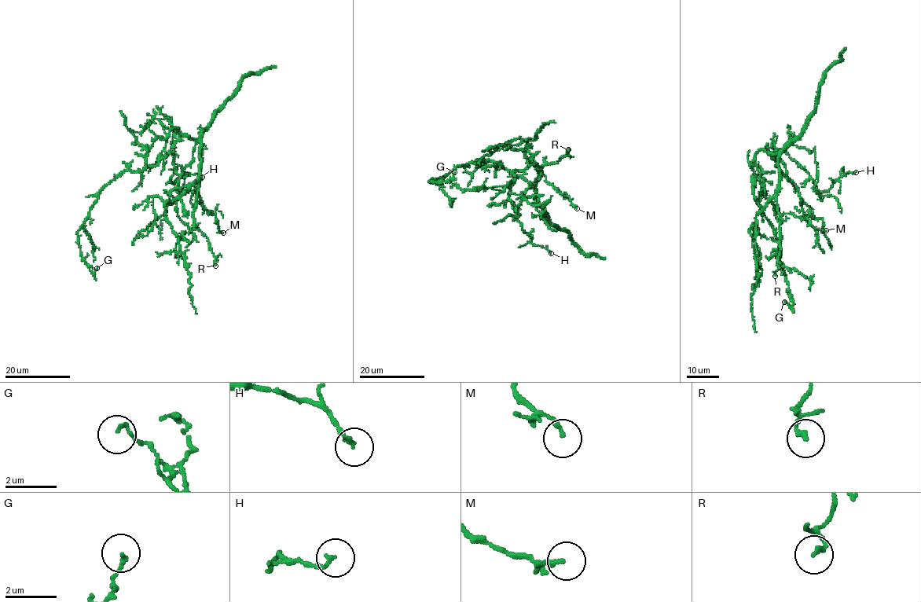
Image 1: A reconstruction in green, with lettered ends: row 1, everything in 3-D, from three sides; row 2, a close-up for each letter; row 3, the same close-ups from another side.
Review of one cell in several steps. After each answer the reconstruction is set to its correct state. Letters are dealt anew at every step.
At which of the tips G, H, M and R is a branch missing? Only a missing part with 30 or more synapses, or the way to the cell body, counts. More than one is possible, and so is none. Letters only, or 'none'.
none

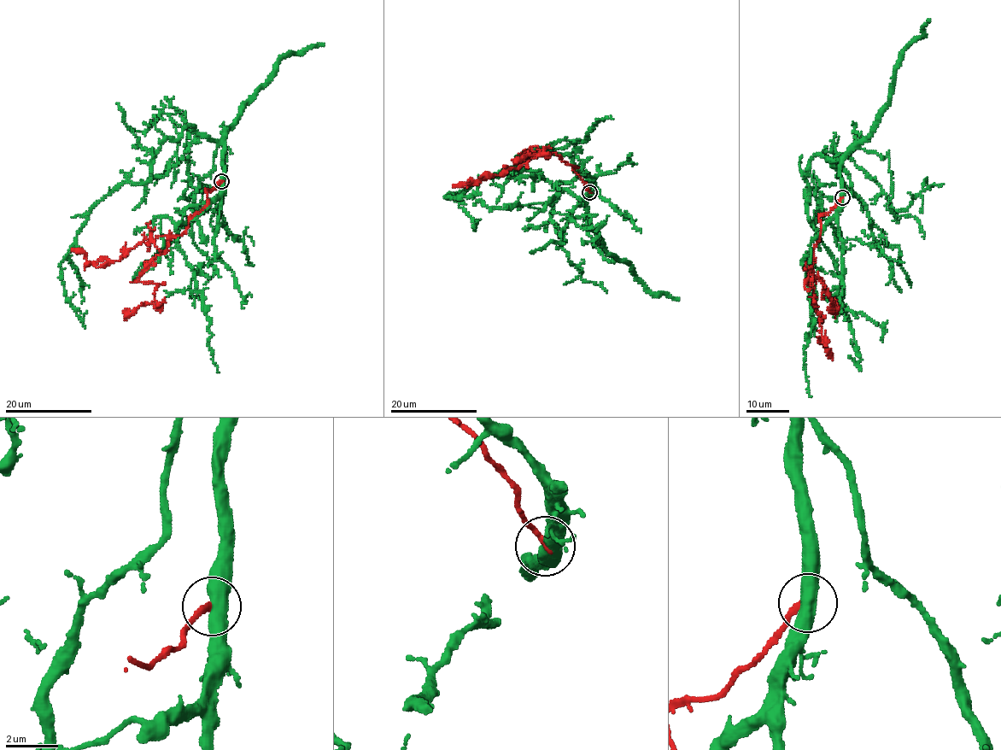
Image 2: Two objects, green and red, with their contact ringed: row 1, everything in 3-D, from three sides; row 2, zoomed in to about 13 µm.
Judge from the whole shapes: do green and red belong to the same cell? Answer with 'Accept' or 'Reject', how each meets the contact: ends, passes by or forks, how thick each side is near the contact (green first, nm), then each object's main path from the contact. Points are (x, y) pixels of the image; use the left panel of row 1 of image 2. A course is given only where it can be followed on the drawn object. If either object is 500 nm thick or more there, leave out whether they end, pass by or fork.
Reject. Thickness 550 nm (green) against 220 nm. Course of green: (221, 181), (222, 144), (189, 125), (165, 140), (151, 177), (92, 208), (60, 265), (66, 299), (86, 312). Course of red: (221, 181), (207, 190), (207, 204), (189, 219), (185, 231), (137, 277), (156, 285), (154, 300), (125, 319)

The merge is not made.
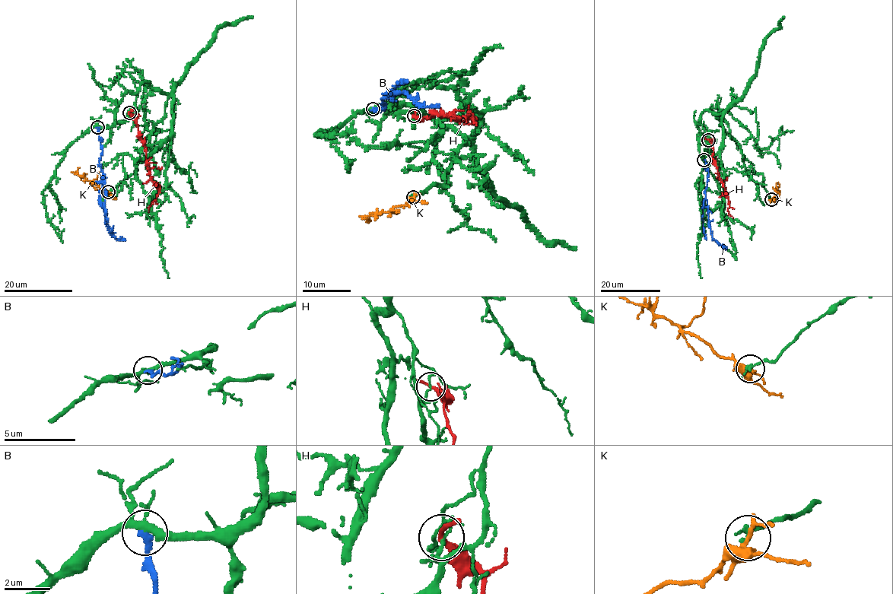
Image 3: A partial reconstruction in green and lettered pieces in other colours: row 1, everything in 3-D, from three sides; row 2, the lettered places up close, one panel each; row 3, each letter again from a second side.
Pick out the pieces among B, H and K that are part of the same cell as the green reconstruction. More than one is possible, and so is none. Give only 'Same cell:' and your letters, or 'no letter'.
Same cell: no letter

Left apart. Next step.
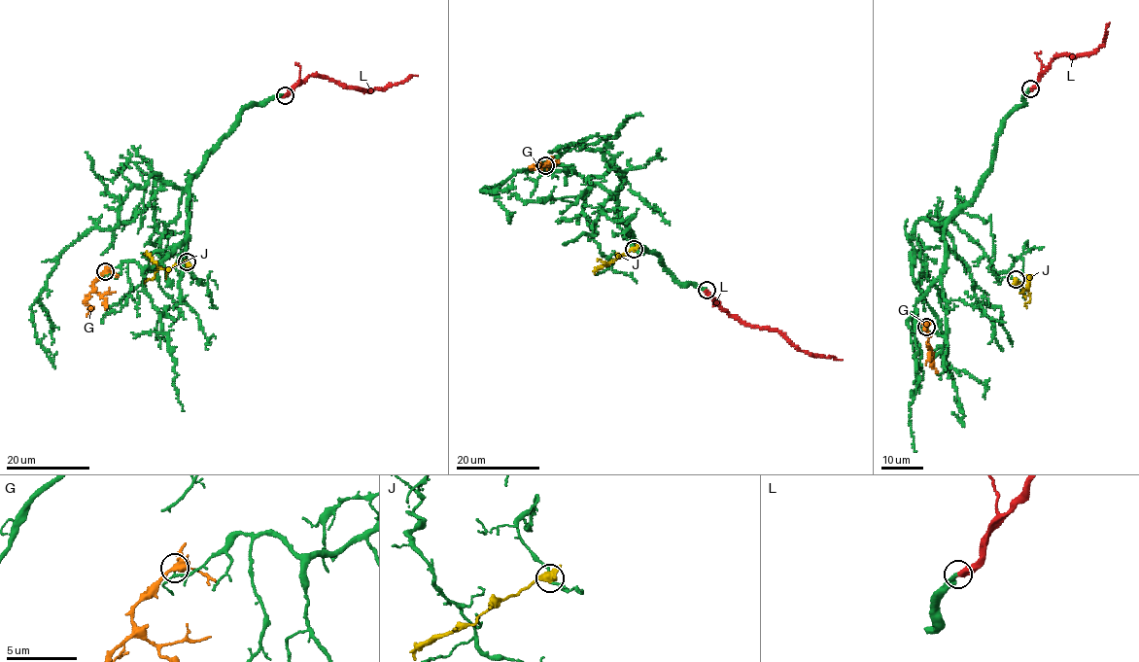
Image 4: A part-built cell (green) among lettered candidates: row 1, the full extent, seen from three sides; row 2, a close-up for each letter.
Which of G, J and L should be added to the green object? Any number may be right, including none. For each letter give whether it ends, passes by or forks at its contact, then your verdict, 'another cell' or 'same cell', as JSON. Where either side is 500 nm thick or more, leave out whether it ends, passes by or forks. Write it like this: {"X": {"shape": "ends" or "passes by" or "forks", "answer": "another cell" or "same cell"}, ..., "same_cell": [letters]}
{"G": {"shape": "forks", "answer": "another cell"}, "J": {"shape": "passes by", "answer": "another cell"}, "L": {"shape": "ends", "answer": "same cell"}, "same_cell": ["L"]}

